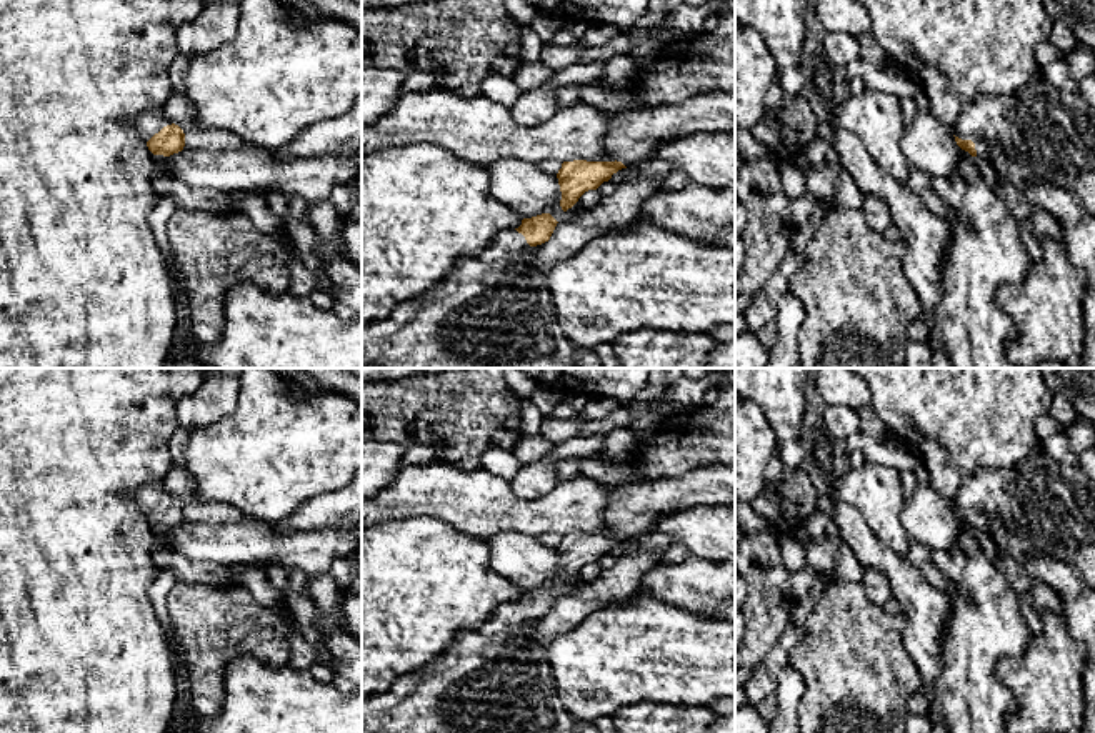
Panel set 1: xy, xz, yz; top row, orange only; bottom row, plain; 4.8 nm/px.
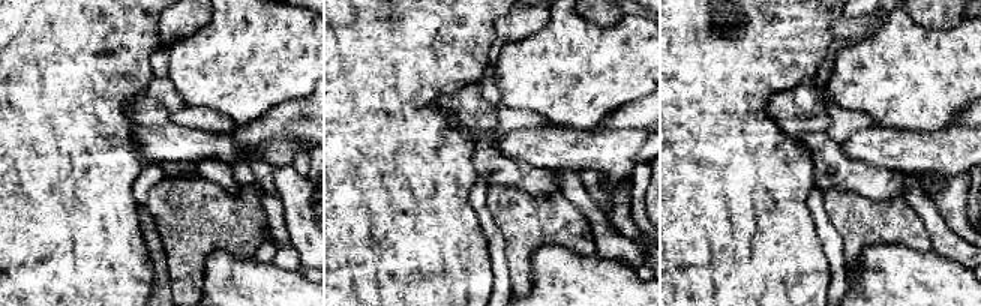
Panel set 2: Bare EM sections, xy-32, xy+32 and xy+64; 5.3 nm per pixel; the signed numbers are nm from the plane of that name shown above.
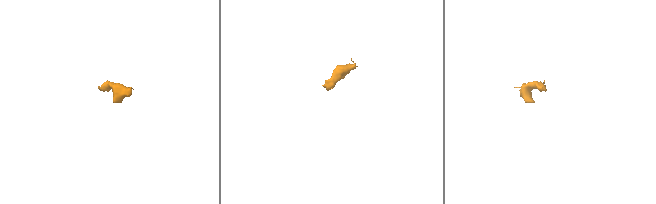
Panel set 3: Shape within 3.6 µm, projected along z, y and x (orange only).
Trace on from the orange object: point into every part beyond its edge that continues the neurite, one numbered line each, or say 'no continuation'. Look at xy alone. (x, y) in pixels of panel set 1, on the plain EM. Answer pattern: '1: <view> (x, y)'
1: xy (152, 493)

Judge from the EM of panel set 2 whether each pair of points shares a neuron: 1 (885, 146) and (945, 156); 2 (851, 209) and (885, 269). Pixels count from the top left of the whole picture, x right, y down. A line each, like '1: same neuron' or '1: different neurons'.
1: same neuron
2: different neurons

